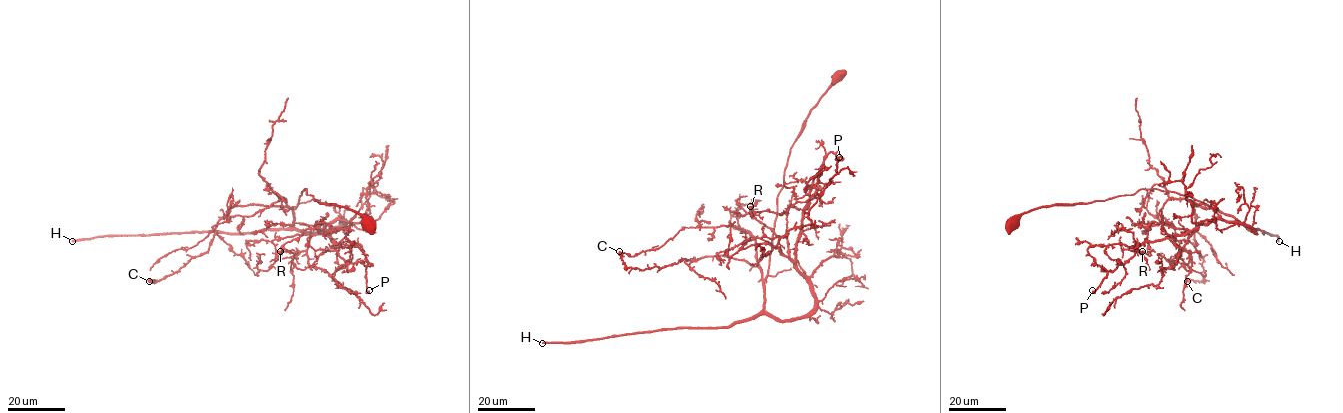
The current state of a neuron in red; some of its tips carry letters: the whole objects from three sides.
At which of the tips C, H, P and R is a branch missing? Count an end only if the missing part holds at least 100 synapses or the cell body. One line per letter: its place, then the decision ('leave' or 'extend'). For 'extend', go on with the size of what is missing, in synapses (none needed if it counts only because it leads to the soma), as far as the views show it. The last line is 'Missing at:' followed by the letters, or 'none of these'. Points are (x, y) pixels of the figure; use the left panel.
C: place (149, 281); leave
H: place (72, 241); extend; 450 synapses
P: place (369, 290); leave
R: place (280, 251); leave
Missing at: H

